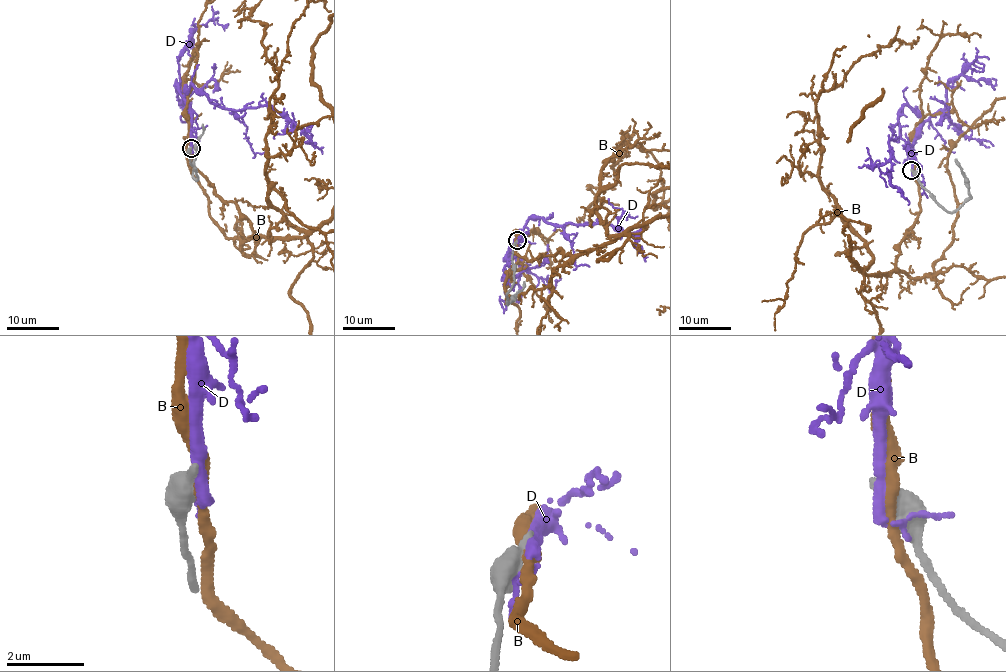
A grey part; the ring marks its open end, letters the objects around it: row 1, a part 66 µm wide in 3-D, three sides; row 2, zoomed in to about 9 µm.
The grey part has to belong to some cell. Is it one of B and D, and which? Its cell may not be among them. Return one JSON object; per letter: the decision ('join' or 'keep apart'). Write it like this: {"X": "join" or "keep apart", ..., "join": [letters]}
{"B": "keep apart", "D": "keep apart", "join": []}

